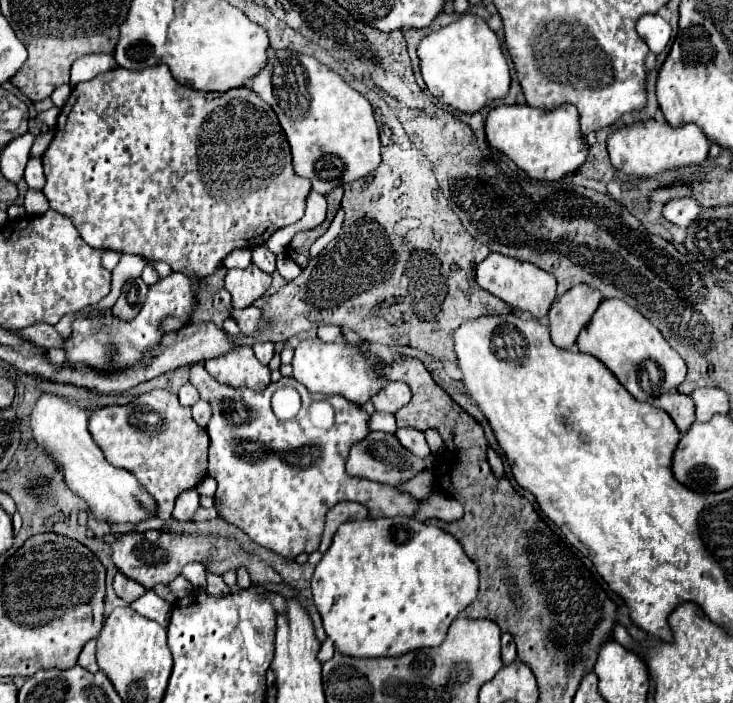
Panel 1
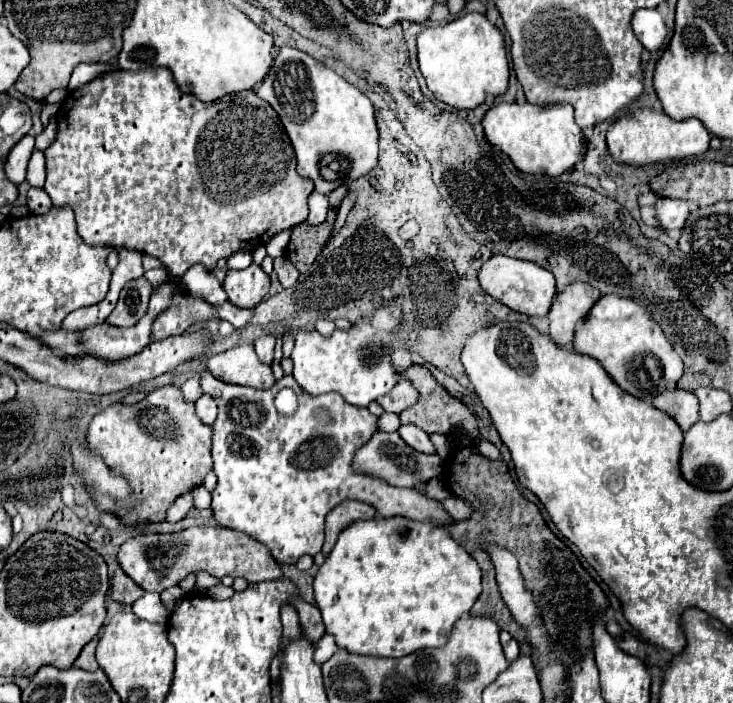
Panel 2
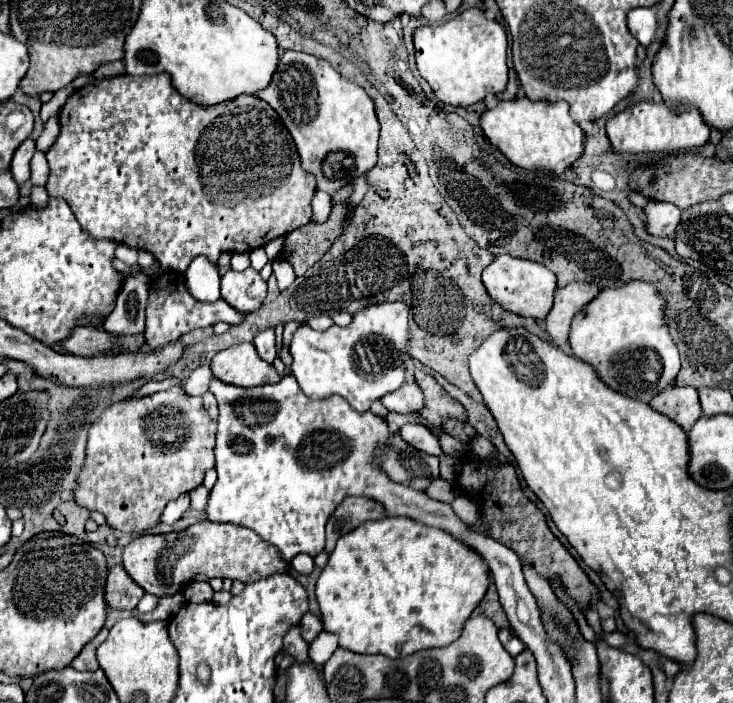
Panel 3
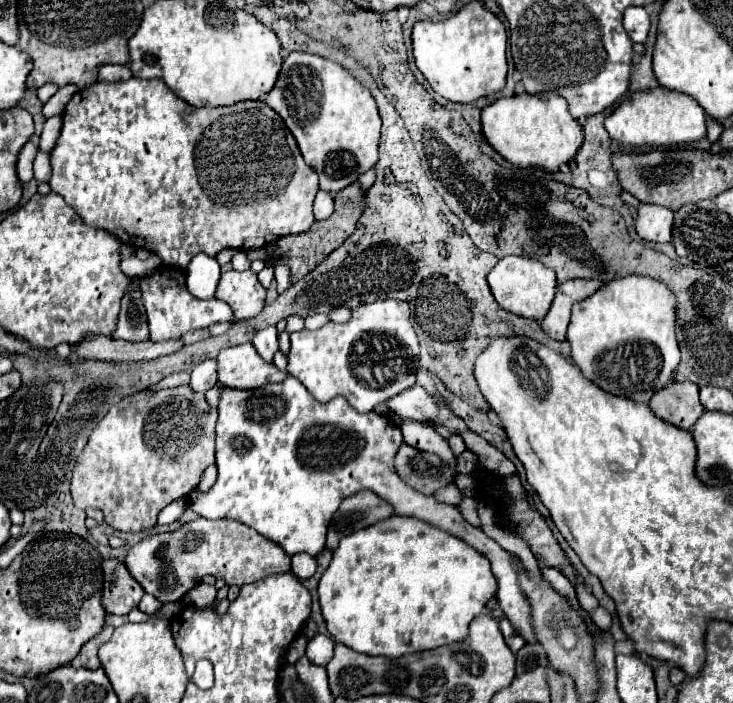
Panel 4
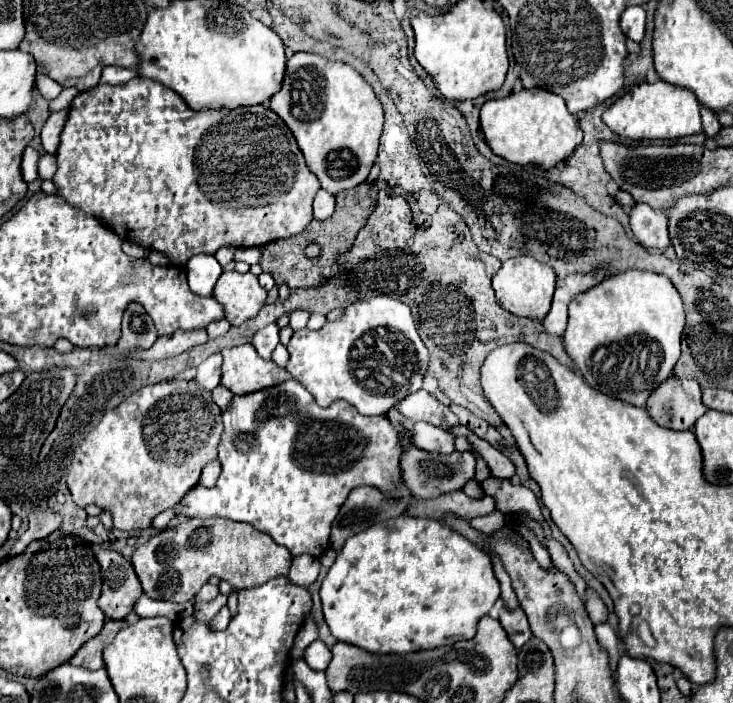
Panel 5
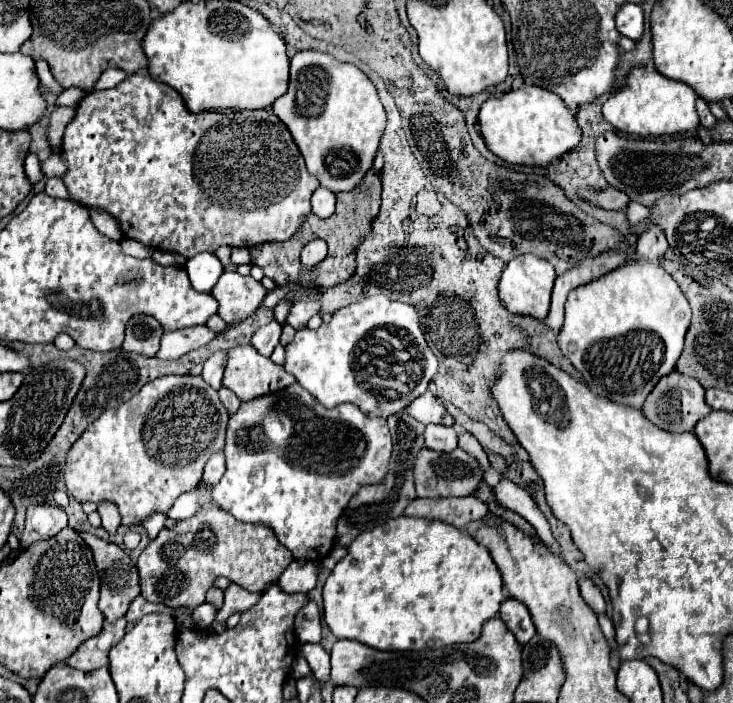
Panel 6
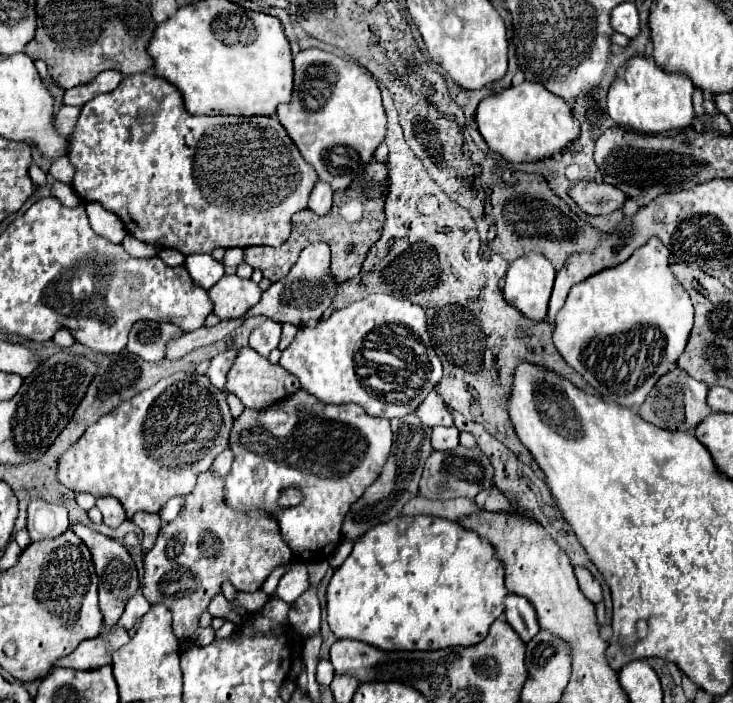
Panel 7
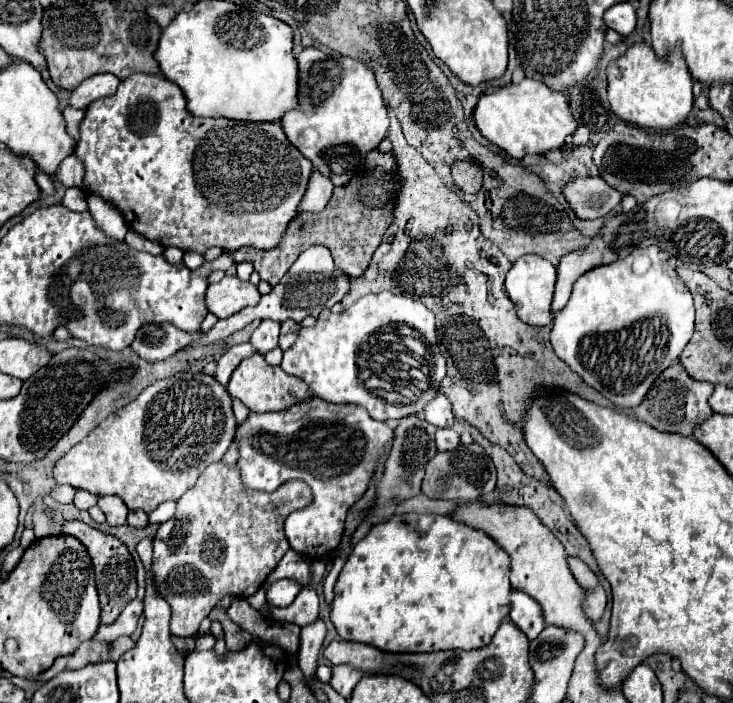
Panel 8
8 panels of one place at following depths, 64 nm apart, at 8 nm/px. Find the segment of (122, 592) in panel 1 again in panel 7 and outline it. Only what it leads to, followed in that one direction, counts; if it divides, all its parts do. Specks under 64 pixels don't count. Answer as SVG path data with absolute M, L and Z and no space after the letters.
M70 524L70 530L80 536L80 540L88 546L94 566L96 566L96 574L98 574L98 594L100 594L100 610L104 614L104 624L112 626L118 622L118 618L124 612L126 602L138 592L140 584L138 584L138 572L136 572L136 564L132 560L132 556L128 554L128 550L116 542L114 538L108 538L84 524Z

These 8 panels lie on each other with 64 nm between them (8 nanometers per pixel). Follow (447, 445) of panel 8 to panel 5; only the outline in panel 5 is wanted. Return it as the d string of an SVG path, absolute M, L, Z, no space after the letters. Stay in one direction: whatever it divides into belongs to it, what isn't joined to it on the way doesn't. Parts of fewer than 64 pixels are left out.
M418 422L414 426L412 440L414 440L414 446L428 450L428 452L450 454L454 450L454 434L450 430L438 428L428 422Z

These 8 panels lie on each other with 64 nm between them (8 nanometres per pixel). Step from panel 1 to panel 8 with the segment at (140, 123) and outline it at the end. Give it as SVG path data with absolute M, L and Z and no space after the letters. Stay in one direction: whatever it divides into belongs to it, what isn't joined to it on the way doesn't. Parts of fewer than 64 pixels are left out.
M134 74L126 80L120 82L118 90L114 96L100 98L92 102L86 110L86 118L80 124L80 140L74 150L74 154L84 162L86 166L86 176L84 176L84 190L100 194L104 200L114 204L126 218L128 228L140 232L142 236L160 242L162 246L176 246L184 252L198 252L204 254L208 248L218 246L222 250L238 250L242 246L252 246L252 248L274 248L282 234L288 228L288 222L298 214L298 204L304 196L304 190L310 180L312 172L312 162L306 160L286 138L284 130L280 124L266 124L266 122L238 122L238 120L228 120L228 118L194 118L188 108L186 108L186 98L184 92L170 80L162 76L152 76L152 74Z

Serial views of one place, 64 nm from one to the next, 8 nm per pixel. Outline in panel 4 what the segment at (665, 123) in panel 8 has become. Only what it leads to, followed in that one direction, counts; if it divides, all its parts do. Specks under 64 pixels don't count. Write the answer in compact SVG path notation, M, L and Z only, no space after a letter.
M662 86L642 90L624 100L604 120L606 130L614 140L630 146L672 146L680 142L694 142L706 136L706 112L688 94L666 90Z

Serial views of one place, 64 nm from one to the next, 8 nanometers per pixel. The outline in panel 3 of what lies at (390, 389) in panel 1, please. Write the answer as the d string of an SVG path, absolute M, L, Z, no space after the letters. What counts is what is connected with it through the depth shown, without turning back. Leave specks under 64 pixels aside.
M410 378L402 388L386 394L382 398L382 404L390 412L412 414L412 412L420 412L420 408L424 408L424 394L422 394L418 382L414 378Z

